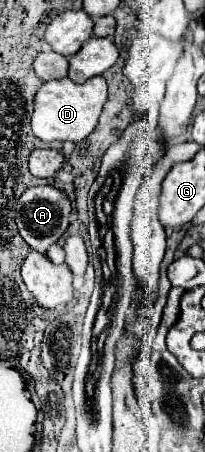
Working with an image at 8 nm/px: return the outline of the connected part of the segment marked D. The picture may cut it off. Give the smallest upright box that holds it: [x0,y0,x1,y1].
[31,75,107,143]

